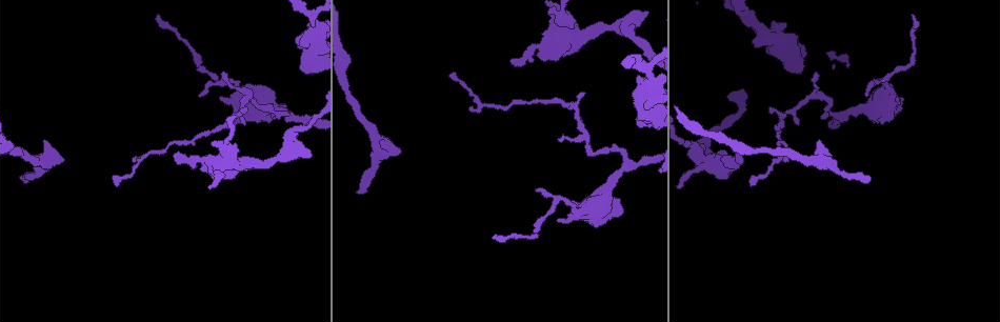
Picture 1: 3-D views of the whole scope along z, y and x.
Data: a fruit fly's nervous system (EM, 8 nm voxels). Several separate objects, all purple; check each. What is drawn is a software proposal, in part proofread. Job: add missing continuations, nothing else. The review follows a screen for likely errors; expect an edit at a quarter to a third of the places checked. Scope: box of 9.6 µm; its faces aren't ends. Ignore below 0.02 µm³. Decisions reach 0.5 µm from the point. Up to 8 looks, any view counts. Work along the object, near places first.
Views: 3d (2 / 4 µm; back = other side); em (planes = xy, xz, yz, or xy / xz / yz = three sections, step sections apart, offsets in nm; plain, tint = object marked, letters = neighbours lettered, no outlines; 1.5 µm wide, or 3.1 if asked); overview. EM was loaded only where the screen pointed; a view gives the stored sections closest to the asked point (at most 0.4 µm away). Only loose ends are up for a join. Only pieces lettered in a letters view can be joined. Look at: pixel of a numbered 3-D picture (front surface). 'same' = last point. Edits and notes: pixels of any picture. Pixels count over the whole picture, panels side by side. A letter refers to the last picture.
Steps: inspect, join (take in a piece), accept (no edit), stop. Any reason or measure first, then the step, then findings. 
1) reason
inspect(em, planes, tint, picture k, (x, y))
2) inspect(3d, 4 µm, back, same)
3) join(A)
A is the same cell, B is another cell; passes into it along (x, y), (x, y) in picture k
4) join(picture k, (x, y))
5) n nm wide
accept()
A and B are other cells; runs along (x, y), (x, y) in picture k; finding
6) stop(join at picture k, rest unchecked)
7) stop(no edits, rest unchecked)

branch stops here
inspect(3d, 4 µm, picture 1, (176, 153))

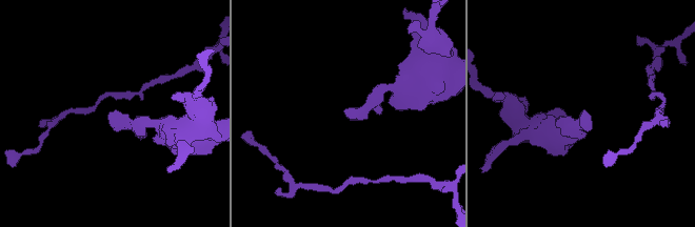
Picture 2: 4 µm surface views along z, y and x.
inspect(em, xy, step 8, plain, picture 2, (108, 113))

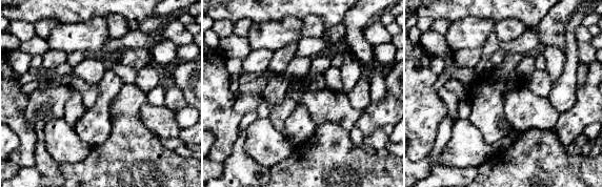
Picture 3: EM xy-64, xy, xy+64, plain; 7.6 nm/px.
inspect(em, xy, step 8, letters, same)

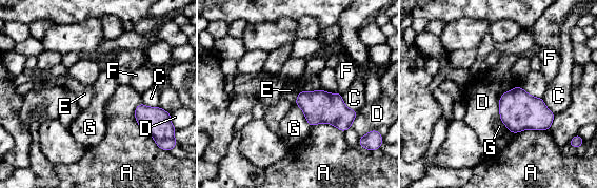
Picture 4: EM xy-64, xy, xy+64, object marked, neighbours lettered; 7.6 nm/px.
accept()
A, C, D, E, F and G are other cells; border along (299, 90), (294, 103) in picture 4; none of them fits

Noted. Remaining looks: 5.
free end
inspect(3d, 2 µm, back, picture 1, (869, 178))

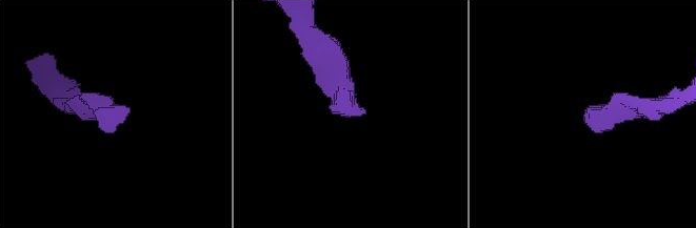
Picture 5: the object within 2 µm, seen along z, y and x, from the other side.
now the EM
inspect(em, yz, step 8, letters, picture 5, (589, 118))

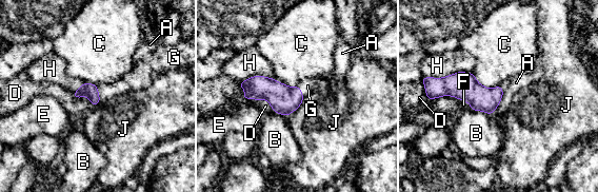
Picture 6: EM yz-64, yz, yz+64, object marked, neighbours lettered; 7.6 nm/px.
another direction
inspect(em, planes, letters, same)

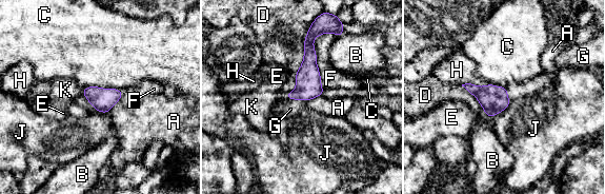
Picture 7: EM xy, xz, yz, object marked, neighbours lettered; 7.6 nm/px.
F touches over 460 nm
join(G)
G is the same cell, A, B, C, D, E, F, H, J and K are other cells; passes into it along (308, 86), (296, 98), (290, 109) in picture 7; it goes on there

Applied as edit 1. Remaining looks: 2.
redraw
inspect(overview)

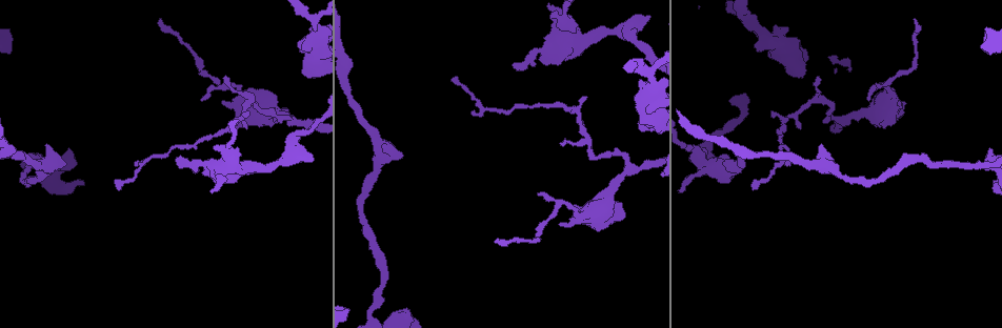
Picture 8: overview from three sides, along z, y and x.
free end
inspect(em, planes, letters, picture 8, (162, 20))

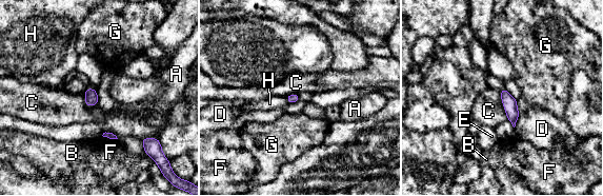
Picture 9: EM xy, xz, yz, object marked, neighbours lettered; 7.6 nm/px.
accept()
A, B, C, D, E, F, G and H are other cells; border along (499, 92), (508, 119) in picture 9; none of them fits

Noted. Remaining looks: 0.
stop(join at picture 7, rest unchecked)

